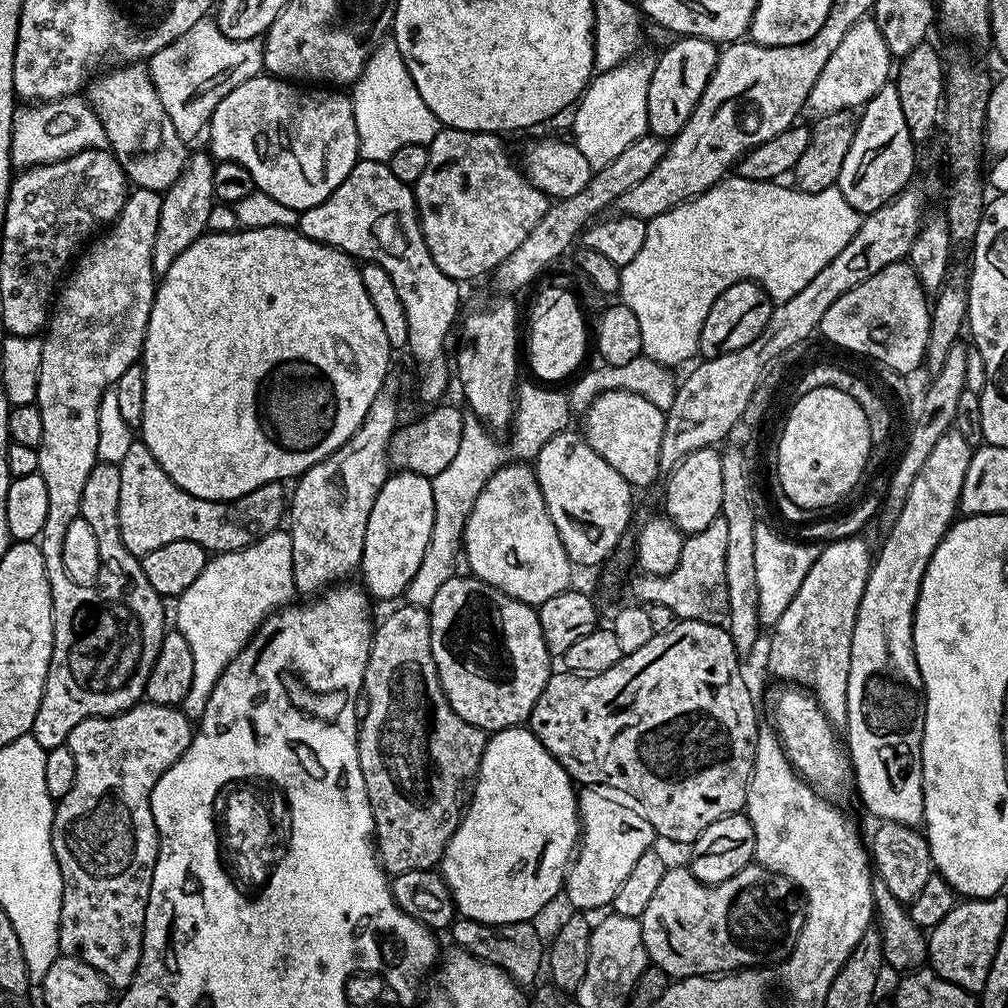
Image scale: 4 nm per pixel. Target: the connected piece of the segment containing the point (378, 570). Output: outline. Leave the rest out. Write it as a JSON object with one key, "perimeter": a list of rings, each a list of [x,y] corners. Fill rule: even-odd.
{"perimeter":[[[403,470],[389,475],[388,481],[382,486],[382,490],[378,490],[378,498],[374,498],[374,510],[370,510],[370,522],[366,522],[366,542],[362,546],[362,558],[358,569],[359,575],[364,575],[364,580],[362,579],[363,587],[373,601],[392,600],[395,596],[400,598],[405,595],[410,580],[414,578],[414,574],[418,571],[418,566],[422,563],[423,554],[426,552],[427,543],[430,542],[432,530],[434,530],[434,490],[432,489],[431,479],[426,476],[420,476],[416,472],[405,472]]]}

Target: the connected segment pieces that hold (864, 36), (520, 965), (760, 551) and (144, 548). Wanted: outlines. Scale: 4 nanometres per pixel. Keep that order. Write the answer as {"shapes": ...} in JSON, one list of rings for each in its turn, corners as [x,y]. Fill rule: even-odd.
{"shapes":[[[[865,18],[854,22],[854,26],[846,30],[846,35],[843,36],[841,44],[835,48],[834,54],[830,54],[830,59],[827,60],[822,74],[818,74],[818,82],[814,82],[814,90],[810,90],[807,111],[809,113],[812,111],[813,117],[819,118],[835,112],[863,109],[868,100],[874,98],[874,94],[878,94],[878,90],[882,90],[884,84],[889,83],[893,72],[894,58],[882,39],[882,30],[878,30],[875,19]]],[[[456,918],[450,925],[450,933],[452,932],[453,938],[456,939],[453,940],[455,947],[464,948],[478,959],[498,966],[517,984],[527,986],[537,983],[536,975],[542,972],[546,964],[546,944],[545,941],[540,941],[536,926],[535,923],[526,920],[517,924],[483,924]]],[[[764,522],[757,523],[754,530],[754,566],[758,573],[758,614],[761,625],[774,626],[778,618],[782,618],[786,606],[798,594],[798,586],[802,586],[802,578],[810,566],[820,557],[820,548],[812,544],[799,544],[796,540],[787,540],[779,536],[772,528],[767,528]]],[[[133,439],[126,458],[118,465],[122,474],[122,491],[118,494],[118,526],[122,542],[130,554],[142,557],[169,542],[198,542],[209,554],[233,552],[277,531],[286,516],[286,488],[283,483],[258,486],[237,500],[198,498],[178,486],[158,466],[154,454],[144,441]]]]}

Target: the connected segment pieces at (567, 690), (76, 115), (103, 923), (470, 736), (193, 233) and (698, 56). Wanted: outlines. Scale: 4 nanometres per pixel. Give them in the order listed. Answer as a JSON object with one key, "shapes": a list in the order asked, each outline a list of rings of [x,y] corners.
{"shapes":[[[[677,619],[672,628],[665,632],[658,633],[650,638],[650,642],[646,642],[646,646],[641,646],[639,650],[634,650],[634,654],[626,654],[618,662],[614,662],[614,666],[610,666],[610,670],[606,670],[602,674],[594,674],[593,676],[577,676],[575,672],[567,670],[553,671],[552,677],[546,682],[546,686],[542,690],[542,694],[538,698],[538,702],[534,706],[530,717],[530,730],[537,738],[542,742],[542,746],[546,746],[546,750],[550,750],[550,754],[558,763],[568,772],[573,781],[577,785],[587,786],[590,784],[605,784],[606,786],[614,786],[618,790],[626,790],[626,794],[630,794],[640,804],[640,809],[644,812],[644,816],[650,822],[650,826],[656,831],[657,837],[661,841],[673,840],[676,844],[685,844],[685,846],[691,845],[699,836],[704,833],[706,826],[710,826],[714,822],[718,822],[718,818],[723,816],[729,816],[735,812],[743,809],[746,802],[746,790],[748,789],[748,783],[752,777],[752,767],[754,766],[754,750],[756,749],[756,739],[758,734],[762,731],[762,724],[756,721],[756,704],[752,701],[752,692],[748,689],[748,684],[744,681],[744,676],[740,673],[740,660],[734,642],[730,638],[727,627],[720,624],[707,624],[701,620],[681,620]]],[[[80,94],[46,100],[35,106],[17,107],[12,119],[12,163],[20,170],[64,160],[87,148],[104,148],[107,143],[102,122],[91,104]]],[[[141,702],[135,704],[130,710],[118,713],[117,716],[99,716],[98,718],[86,718],[74,726],[68,735],[68,749],[70,754],[74,754],[74,766],[78,766],[78,771],[74,774],[74,786],[70,786],[70,794],[66,798],[55,801],[52,813],[52,849],[58,862],[58,870],[62,874],[62,906],[60,907],[60,950],[63,955],[73,956],[86,966],[94,966],[103,974],[113,989],[123,990],[130,986],[134,974],[140,965],[142,958],[142,942],[144,941],[144,923],[146,922],[146,906],[150,898],[150,886],[154,878],[154,866],[158,858],[160,849],[160,835],[154,822],[154,814],[150,810],[150,794],[170,766],[186,754],[186,750],[192,741],[194,731],[193,721],[188,719],[186,713],[181,712],[179,707],[171,708],[161,704],[149,704]]],[[[404,602],[401,608],[396,608],[384,621],[375,625],[372,634],[372,649],[364,675],[363,695],[368,696],[368,709],[363,709],[362,719],[358,724],[358,762],[362,766],[362,778],[366,782],[366,794],[370,798],[370,810],[374,818],[374,847],[378,857],[378,863],[389,877],[398,874],[406,874],[406,870],[435,869],[444,857],[446,846],[454,834],[454,830],[460,824],[462,815],[462,800],[460,804],[460,787],[464,779],[475,777],[476,771],[480,769],[480,759],[488,745],[489,733],[484,729],[466,722],[466,718],[458,718],[458,714],[450,706],[446,694],[442,690],[442,682],[438,678],[438,670],[434,666],[434,658],[430,650],[430,622],[428,621],[428,609],[416,608],[414,605]]],[[[193,151],[188,157],[188,164],[178,174],[178,178],[163,193],[162,214],[158,217],[158,234],[154,240],[154,258],[152,265],[158,274],[170,270],[174,258],[186,250],[193,242],[209,231],[208,219],[212,216],[212,204],[216,200],[214,194],[214,170],[216,164],[207,151]]],[[[682,36],[673,39],[661,52],[664,53],[659,53],[654,66],[654,78],[650,78],[650,94],[646,97],[646,114],[651,135],[671,138],[684,129],[690,114],[694,114],[702,98],[702,90],[706,90],[706,82],[710,82],[714,74],[720,52],[711,40],[703,40],[697,36]]]]}

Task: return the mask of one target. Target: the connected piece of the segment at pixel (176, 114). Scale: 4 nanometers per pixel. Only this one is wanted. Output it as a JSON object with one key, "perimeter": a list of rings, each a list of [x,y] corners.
{"perimeter":[[[205,18],[194,22],[186,34],[182,34],[173,44],[158,50],[146,64],[152,75],[158,98],[174,122],[174,130],[185,142],[192,142],[196,135],[207,129],[212,119],[212,109],[234,90],[250,78],[264,72],[263,39],[231,40],[221,34],[215,19]]]}

